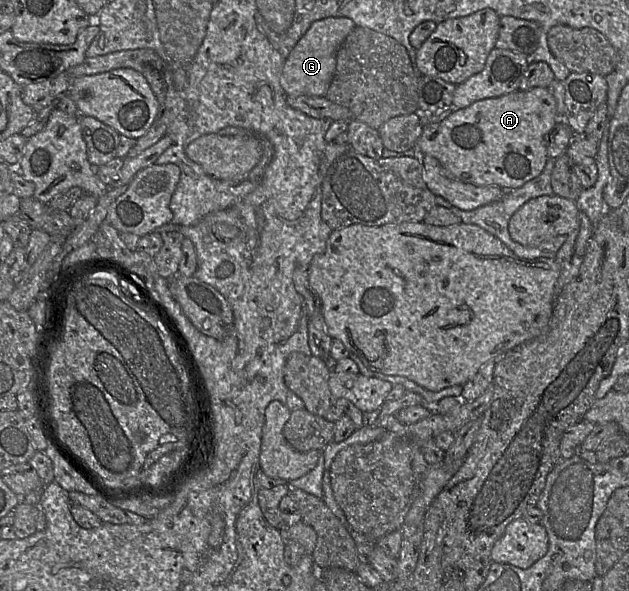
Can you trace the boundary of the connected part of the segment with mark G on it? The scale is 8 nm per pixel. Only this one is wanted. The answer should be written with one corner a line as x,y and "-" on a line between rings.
327,17
310,25
282,67
280,84
287,96
325,97
335,72
337,50
354,27
354,22
347,17

